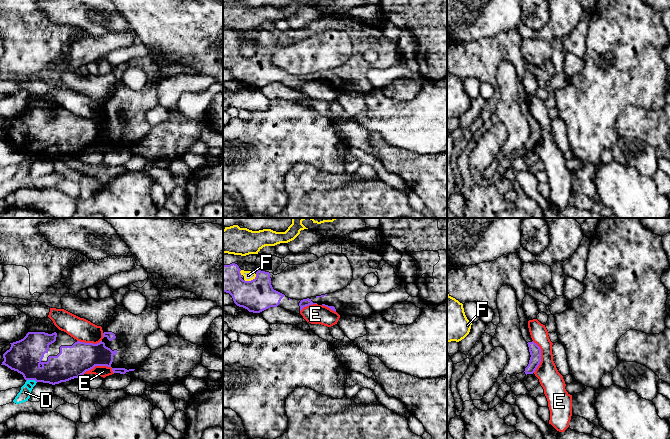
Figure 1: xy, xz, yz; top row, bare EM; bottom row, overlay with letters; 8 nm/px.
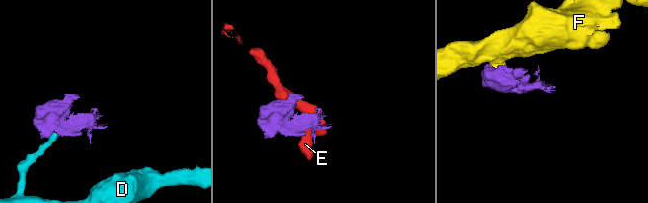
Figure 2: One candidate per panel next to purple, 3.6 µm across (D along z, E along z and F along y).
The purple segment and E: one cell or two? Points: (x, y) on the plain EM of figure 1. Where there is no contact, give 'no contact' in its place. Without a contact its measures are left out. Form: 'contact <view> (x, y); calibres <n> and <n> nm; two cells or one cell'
contact xy (98, 141); calibres 260 and 90 nm; two cells

